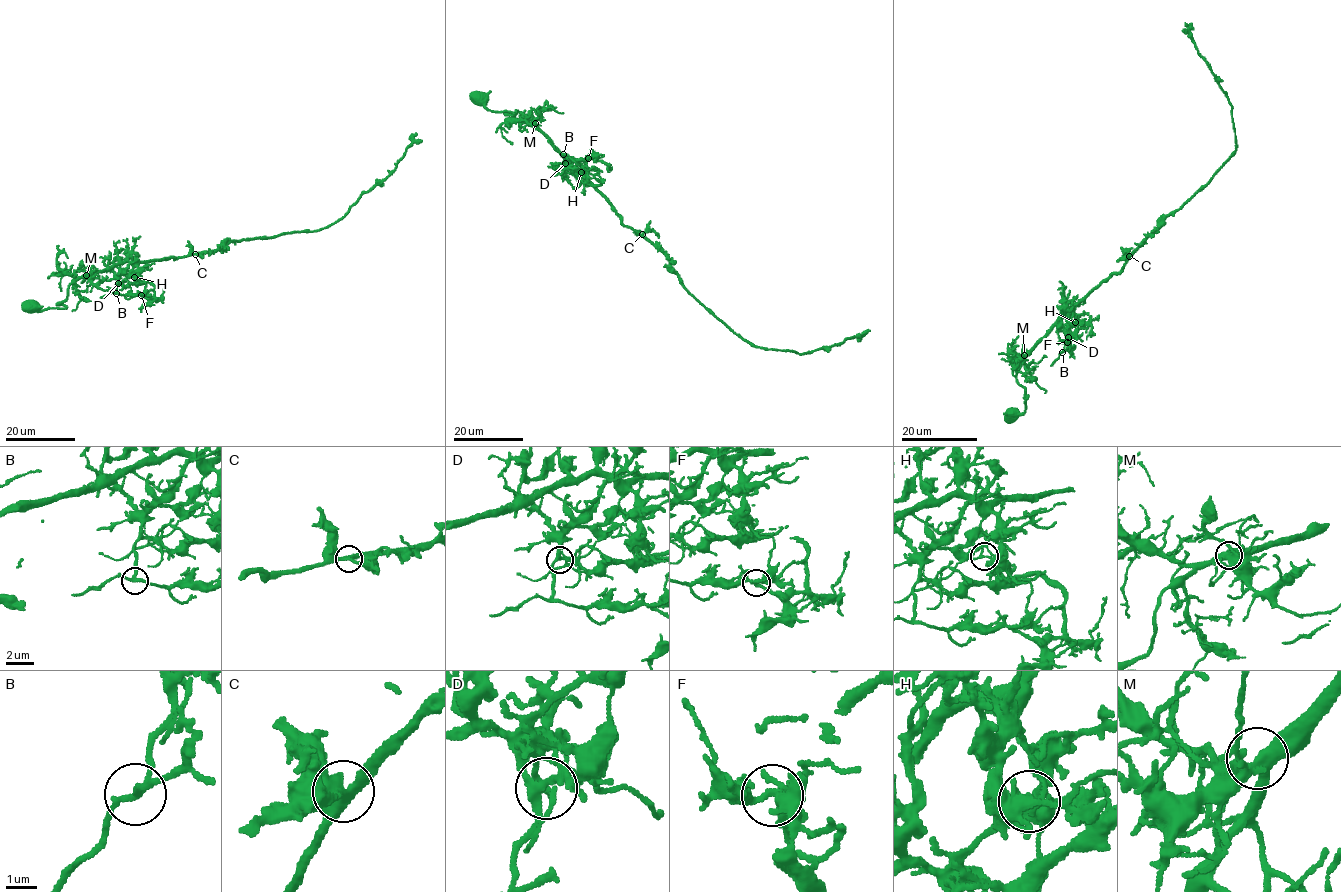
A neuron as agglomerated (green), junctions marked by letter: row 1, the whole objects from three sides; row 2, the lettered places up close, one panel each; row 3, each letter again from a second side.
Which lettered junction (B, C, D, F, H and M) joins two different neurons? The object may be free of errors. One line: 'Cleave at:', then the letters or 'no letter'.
Cleave at: H

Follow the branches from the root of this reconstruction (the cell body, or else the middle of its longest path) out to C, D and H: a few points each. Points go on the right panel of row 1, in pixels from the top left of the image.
C: (1011, 414), (1022, 413), (1026, 407), (1028, 396), (1016, 372), (1026, 355), (1063, 312), (1119, 273), (1129, 256)
D: (1011, 414), (1022, 413), (1026, 407), (1028, 396), (1018, 383), (1016, 372), (1026, 355), (1054, 324), (1068, 337)
H: (1011, 414), (1022, 413), (1026, 407), (1028, 396), (1016, 372), (1026, 355), (1054, 324), (1067, 329), (1074, 323)

